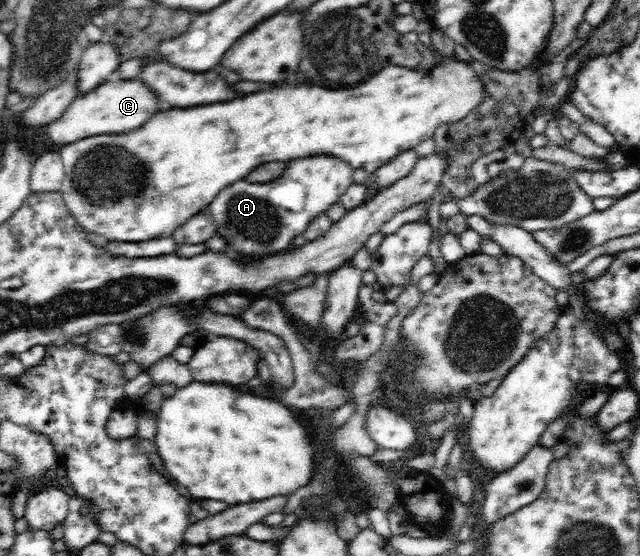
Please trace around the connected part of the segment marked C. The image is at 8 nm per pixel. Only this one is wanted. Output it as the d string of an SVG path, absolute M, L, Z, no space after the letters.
M141 78L108 81L89 93L77 96L60 119L49 123L47 135L55 143L63 145L95 135L123 135L143 127L164 108L159 94Z

